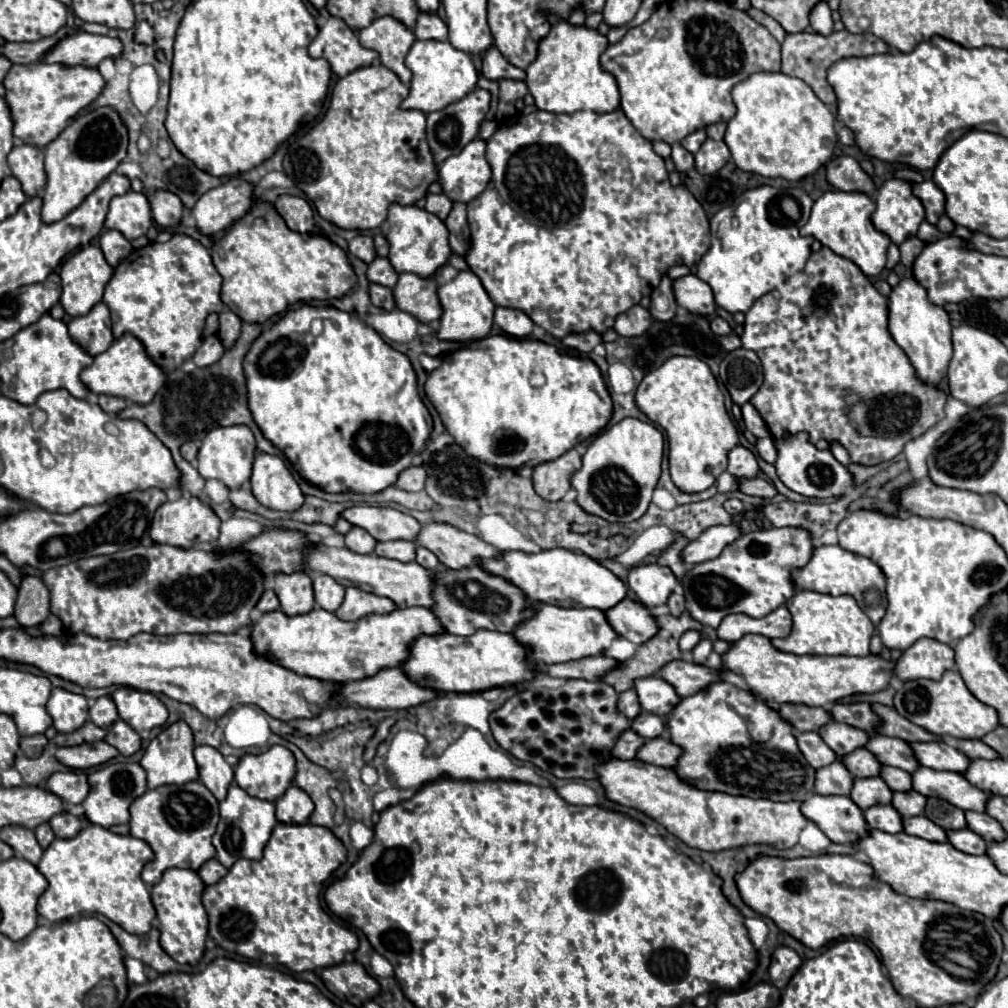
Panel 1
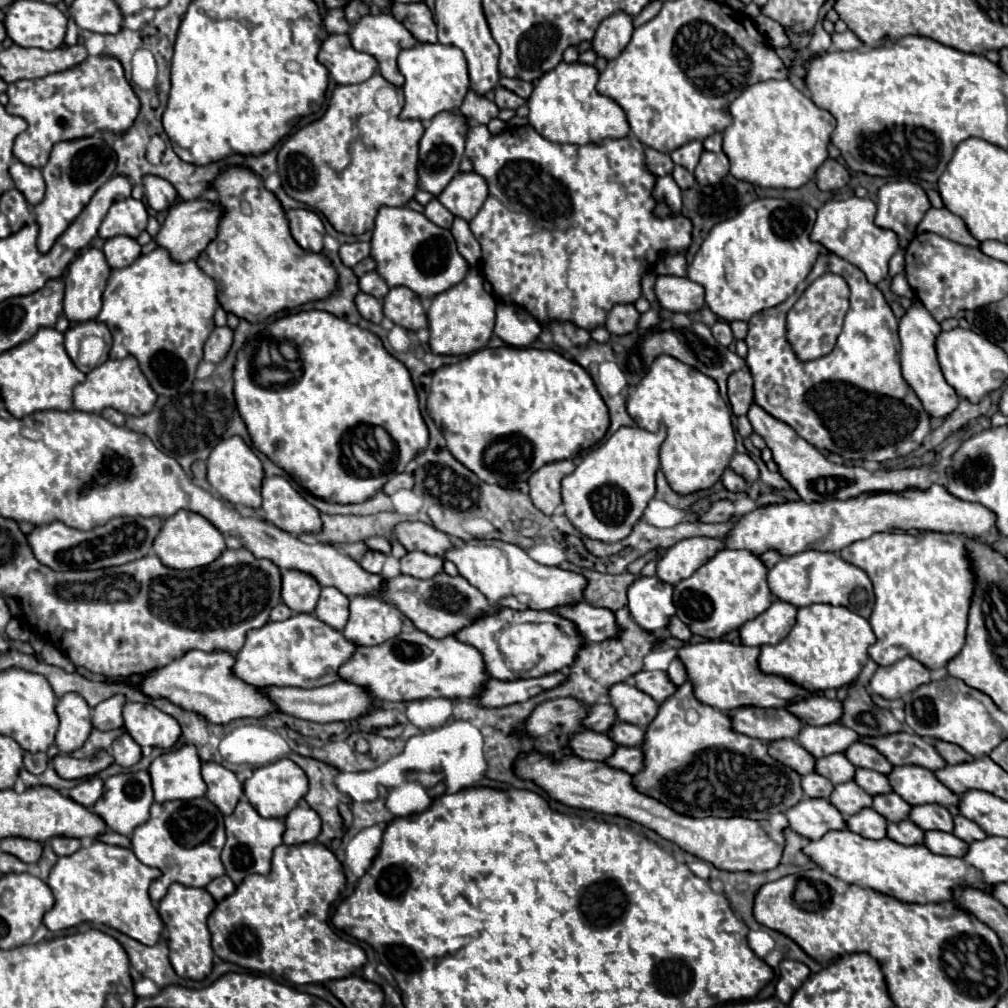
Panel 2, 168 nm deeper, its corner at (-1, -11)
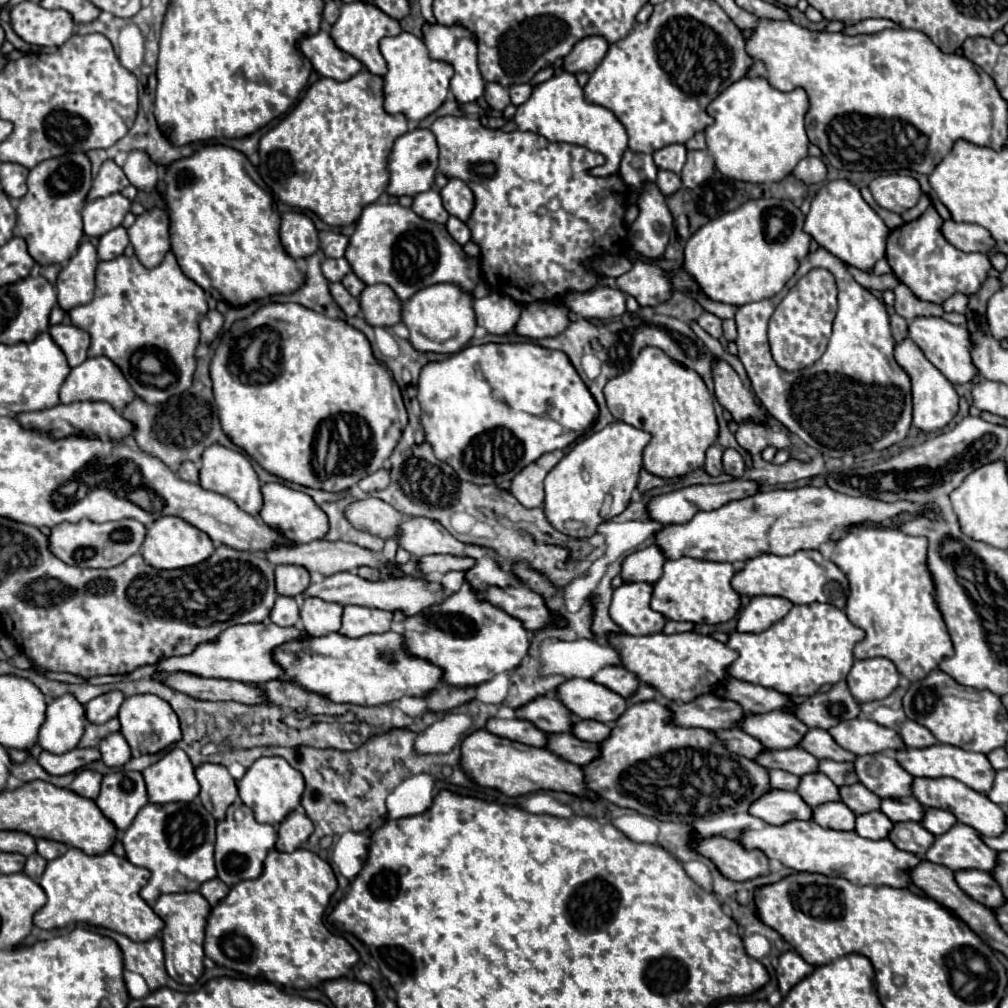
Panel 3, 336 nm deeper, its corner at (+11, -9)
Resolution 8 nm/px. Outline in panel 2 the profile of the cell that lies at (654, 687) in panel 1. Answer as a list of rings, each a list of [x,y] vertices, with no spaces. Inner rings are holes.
[[[618,682],[608,688],[608,700],[620,722],[646,728],[658,714],[658,704],[630,682]]]

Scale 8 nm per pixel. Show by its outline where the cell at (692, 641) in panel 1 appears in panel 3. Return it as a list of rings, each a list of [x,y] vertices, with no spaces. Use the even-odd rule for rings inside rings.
[[[644,682],[640,684],[640,688],[638,688],[638,692],[632,696],[632,698],[628,698],[628,702],[644,702],[644,700],[652,700],[654,696],[656,696],[656,688],[652,688],[652,686],[646,686]]]

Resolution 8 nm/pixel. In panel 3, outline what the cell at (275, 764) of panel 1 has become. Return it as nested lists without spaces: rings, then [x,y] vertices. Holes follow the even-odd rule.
[[[268,756],[268,758],[258,758],[244,774],[242,780],[238,780],[238,792],[240,800],[250,806],[254,812],[254,818],[258,822],[266,824],[280,824],[290,810],[294,810],[300,804],[300,796],[304,792],[304,778],[298,770],[294,770],[284,758],[280,756]]]

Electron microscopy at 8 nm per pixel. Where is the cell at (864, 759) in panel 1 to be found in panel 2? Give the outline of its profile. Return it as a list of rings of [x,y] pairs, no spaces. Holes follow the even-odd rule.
[[[844,754],[824,756],[822,760],[816,760],[816,766],[814,766],[814,772],[828,778],[834,786],[854,780],[854,770],[856,770],[854,764],[850,764],[850,760],[846,760]]]

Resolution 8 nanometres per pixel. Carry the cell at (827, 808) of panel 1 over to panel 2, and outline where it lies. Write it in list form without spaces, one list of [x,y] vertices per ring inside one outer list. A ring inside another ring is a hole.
[[[802,798],[794,808],[784,812],[790,828],[804,838],[818,840],[828,830],[842,830],[844,816],[824,798]]]

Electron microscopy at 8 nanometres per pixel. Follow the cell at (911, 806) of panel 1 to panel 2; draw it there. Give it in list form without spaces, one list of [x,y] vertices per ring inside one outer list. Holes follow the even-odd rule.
[[[888,792],[888,794],[878,794],[872,800],[872,808],[882,814],[888,822],[900,822],[906,820],[910,814],[910,804],[906,804],[898,794]]]

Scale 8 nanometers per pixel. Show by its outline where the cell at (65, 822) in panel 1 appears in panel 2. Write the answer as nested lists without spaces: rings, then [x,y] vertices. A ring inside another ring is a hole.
[[[58,836],[58,838],[52,838],[50,840],[50,846],[54,848],[54,854],[56,856],[70,856],[70,854],[74,854],[80,848],[80,840],[78,838]]]

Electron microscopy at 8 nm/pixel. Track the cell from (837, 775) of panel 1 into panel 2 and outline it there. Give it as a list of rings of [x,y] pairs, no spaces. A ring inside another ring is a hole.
[[[812,772],[812,774],[802,776],[802,790],[810,798],[828,798],[834,790],[834,784],[830,780],[826,780],[824,776]]]

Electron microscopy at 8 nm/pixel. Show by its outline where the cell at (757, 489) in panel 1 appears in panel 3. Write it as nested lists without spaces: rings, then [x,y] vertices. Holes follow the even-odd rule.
[[[714,444],[714,446],[708,448],[704,470],[706,470],[710,476],[720,476],[720,474],[724,474],[724,470],[722,470],[722,446]]]

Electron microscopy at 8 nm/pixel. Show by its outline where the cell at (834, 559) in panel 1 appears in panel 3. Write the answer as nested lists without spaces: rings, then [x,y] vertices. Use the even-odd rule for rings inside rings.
[[[798,550],[792,556],[774,556],[762,554],[758,558],[746,560],[744,568],[736,572],[732,586],[746,596],[780,596],[790,600],[792,604],[810,604],[810,602],[826,602],[840,610],[846,608],[850,584],[846,574],[830,560],[826,560],[818,550]]]

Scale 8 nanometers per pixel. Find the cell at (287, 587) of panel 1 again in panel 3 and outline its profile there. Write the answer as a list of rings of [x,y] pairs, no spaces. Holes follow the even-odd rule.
[[[280,564],[276,566],[276,592],[280,596],[300,596],[310,586],[310,574],[304,566]]]

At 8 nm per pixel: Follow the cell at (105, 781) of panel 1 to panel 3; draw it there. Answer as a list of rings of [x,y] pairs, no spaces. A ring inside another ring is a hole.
[[[118,770],[102,778],[102,788],[94,800],[102,814],[118,828],[126,830],[142,806],[148,804],[144,778],[140,772]]]

